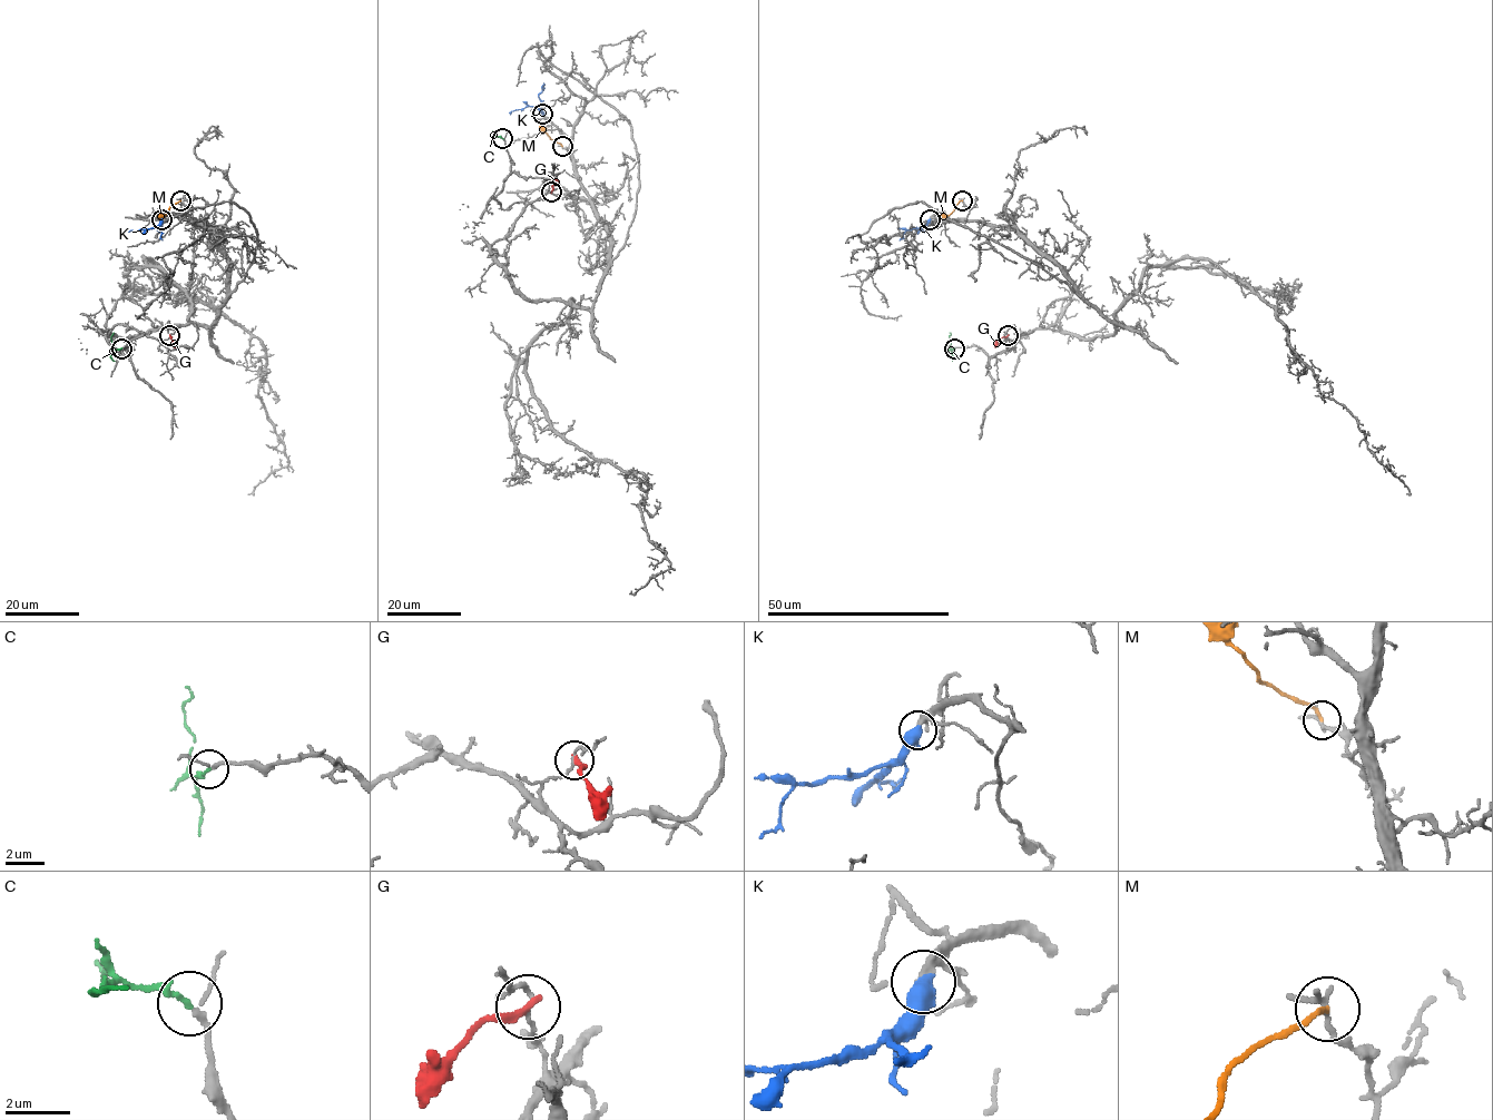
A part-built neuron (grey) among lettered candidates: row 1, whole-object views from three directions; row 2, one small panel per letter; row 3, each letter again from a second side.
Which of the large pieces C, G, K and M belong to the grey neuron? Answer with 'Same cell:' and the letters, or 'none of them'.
Same cell: C, K

